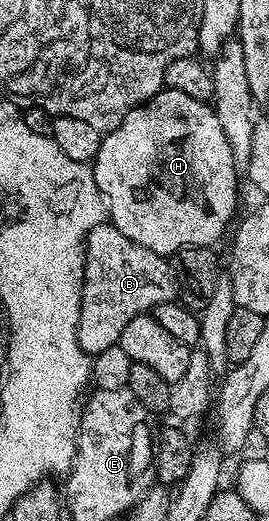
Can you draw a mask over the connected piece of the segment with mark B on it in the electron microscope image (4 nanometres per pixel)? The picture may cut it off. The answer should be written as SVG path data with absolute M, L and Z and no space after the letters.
M112 222L94 224L85 237L85 268L81 285L81 309L77 322L79 346L95 357L119 343L123 326L131 318L152 313L160 304L177 300L177 279L166 257L131 242Z

